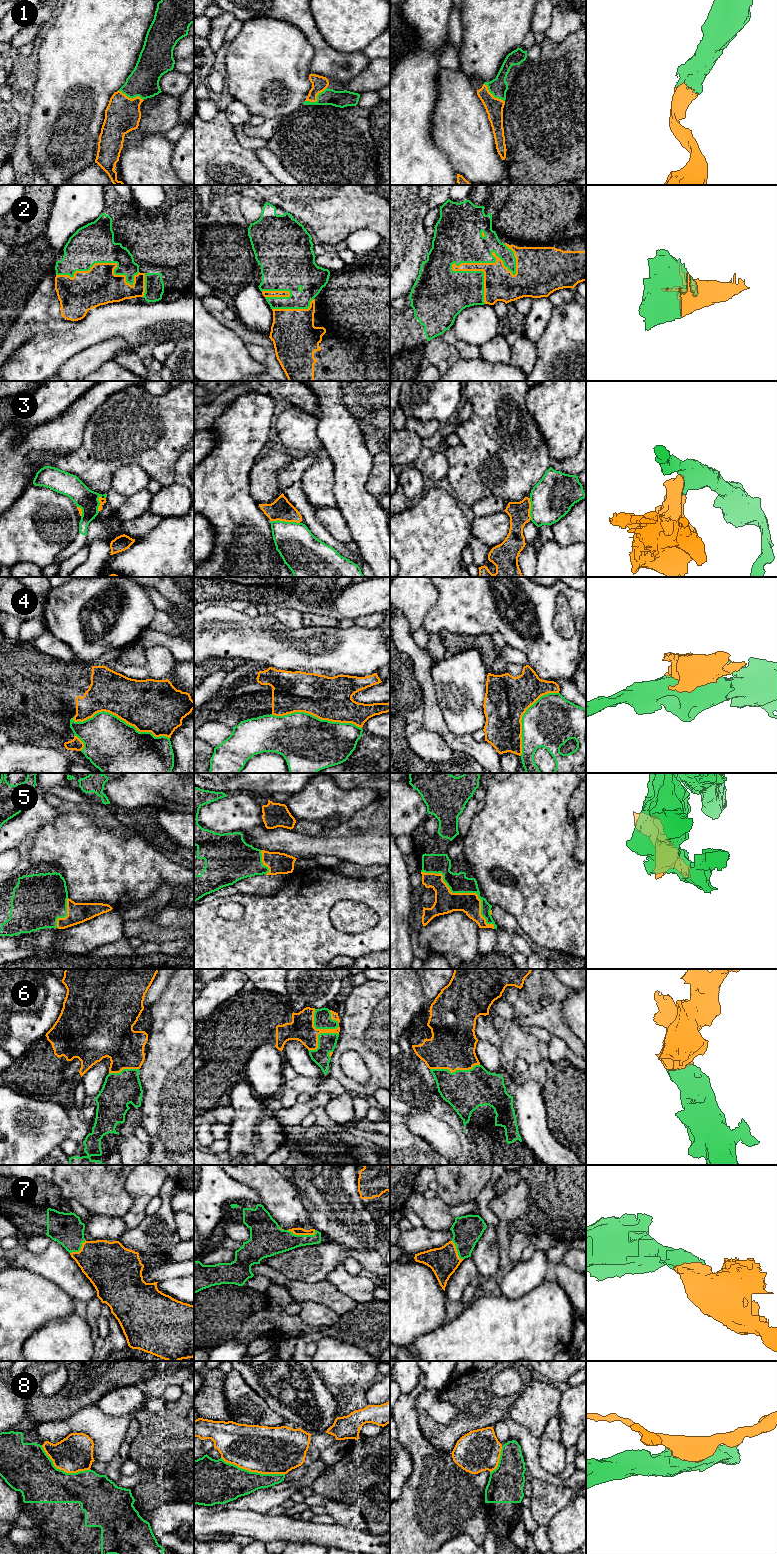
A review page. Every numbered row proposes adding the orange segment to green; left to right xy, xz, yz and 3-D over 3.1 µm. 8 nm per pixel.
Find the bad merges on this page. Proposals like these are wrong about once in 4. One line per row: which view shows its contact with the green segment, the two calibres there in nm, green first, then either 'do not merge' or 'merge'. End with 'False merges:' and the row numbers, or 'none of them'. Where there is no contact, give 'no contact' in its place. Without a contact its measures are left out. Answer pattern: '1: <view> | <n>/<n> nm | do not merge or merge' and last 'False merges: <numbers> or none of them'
1: xz | 130/130 nm | merge
2: yz | 380/200 nm | merge
3: xz | 320/180 nm | do not merge
4: xy | 440/400 nm | do not merge
5: yz | 160/180 nm | do not merge
6: xz | 140/200 nm | merge
7: xz | 240/60 nm | merge
8: xz | 320/380 nm | do not merge
False merges: 3, 4, 5, 8

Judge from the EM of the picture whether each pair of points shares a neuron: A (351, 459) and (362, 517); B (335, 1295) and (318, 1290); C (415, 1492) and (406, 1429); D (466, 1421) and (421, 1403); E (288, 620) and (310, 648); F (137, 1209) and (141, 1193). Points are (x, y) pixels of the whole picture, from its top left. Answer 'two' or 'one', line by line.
A: one
B: one
C: one
D: two
E: two
F: one

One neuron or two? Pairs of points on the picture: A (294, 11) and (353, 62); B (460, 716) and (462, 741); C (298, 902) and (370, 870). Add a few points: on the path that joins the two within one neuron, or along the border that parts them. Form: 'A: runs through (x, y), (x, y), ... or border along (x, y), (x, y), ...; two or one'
A: runs through (308, 27), (317, 41), (337, 60); one
B: border along (444, 721), (453, 733), (472, 735); two
C: border along (331, 869), (351, 877), (375, 878); two

